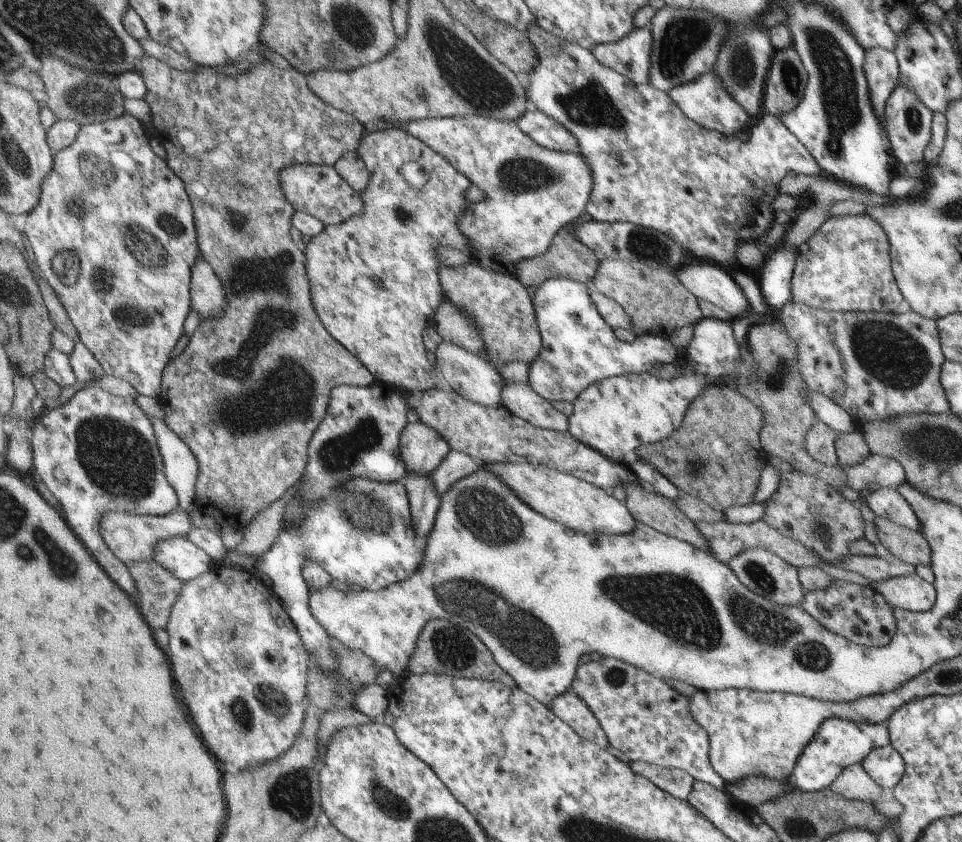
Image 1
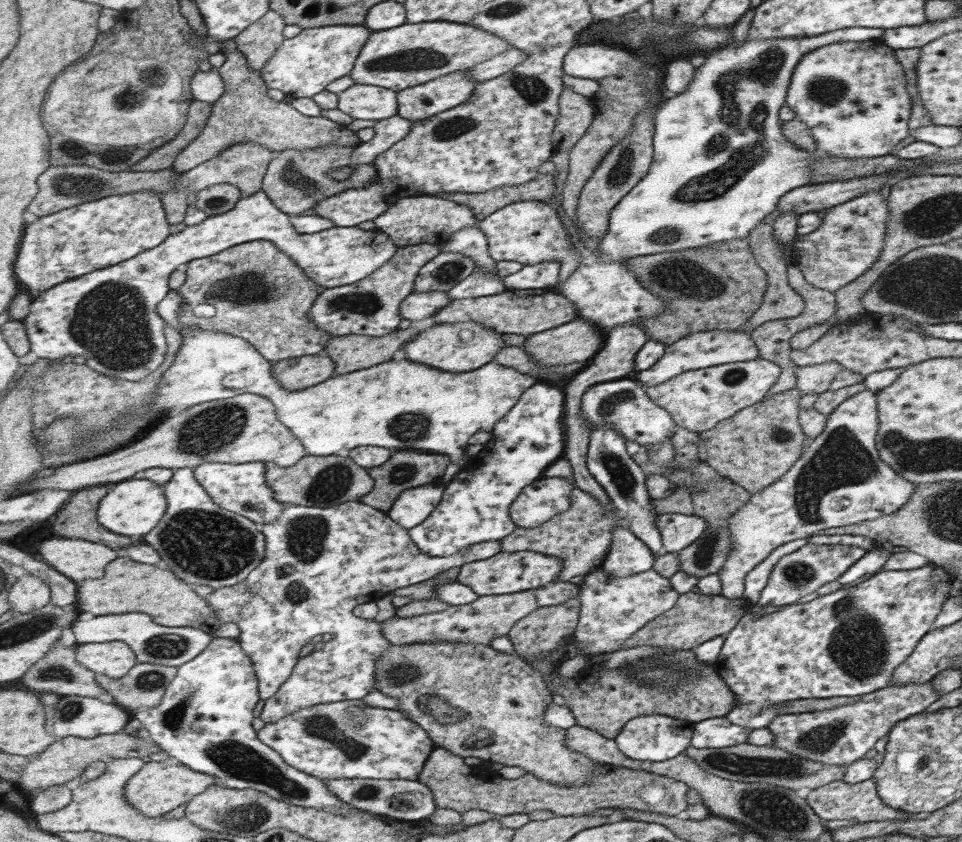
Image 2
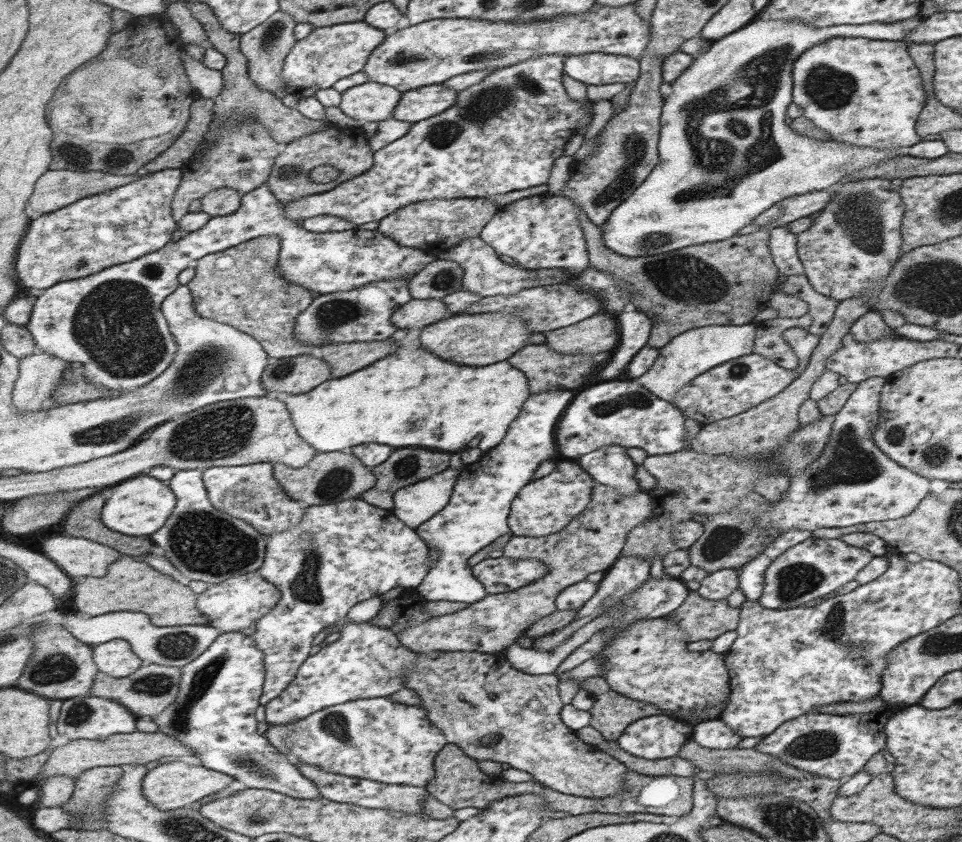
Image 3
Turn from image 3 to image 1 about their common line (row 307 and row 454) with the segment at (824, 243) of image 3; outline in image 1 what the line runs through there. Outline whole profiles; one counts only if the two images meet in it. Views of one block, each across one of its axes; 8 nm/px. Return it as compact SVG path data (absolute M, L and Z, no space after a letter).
M870 454L861 464L840 465L840 468L847 478L845 484L855 492L876 491L879 488L895 490L906 480L902 465L891 456Z

